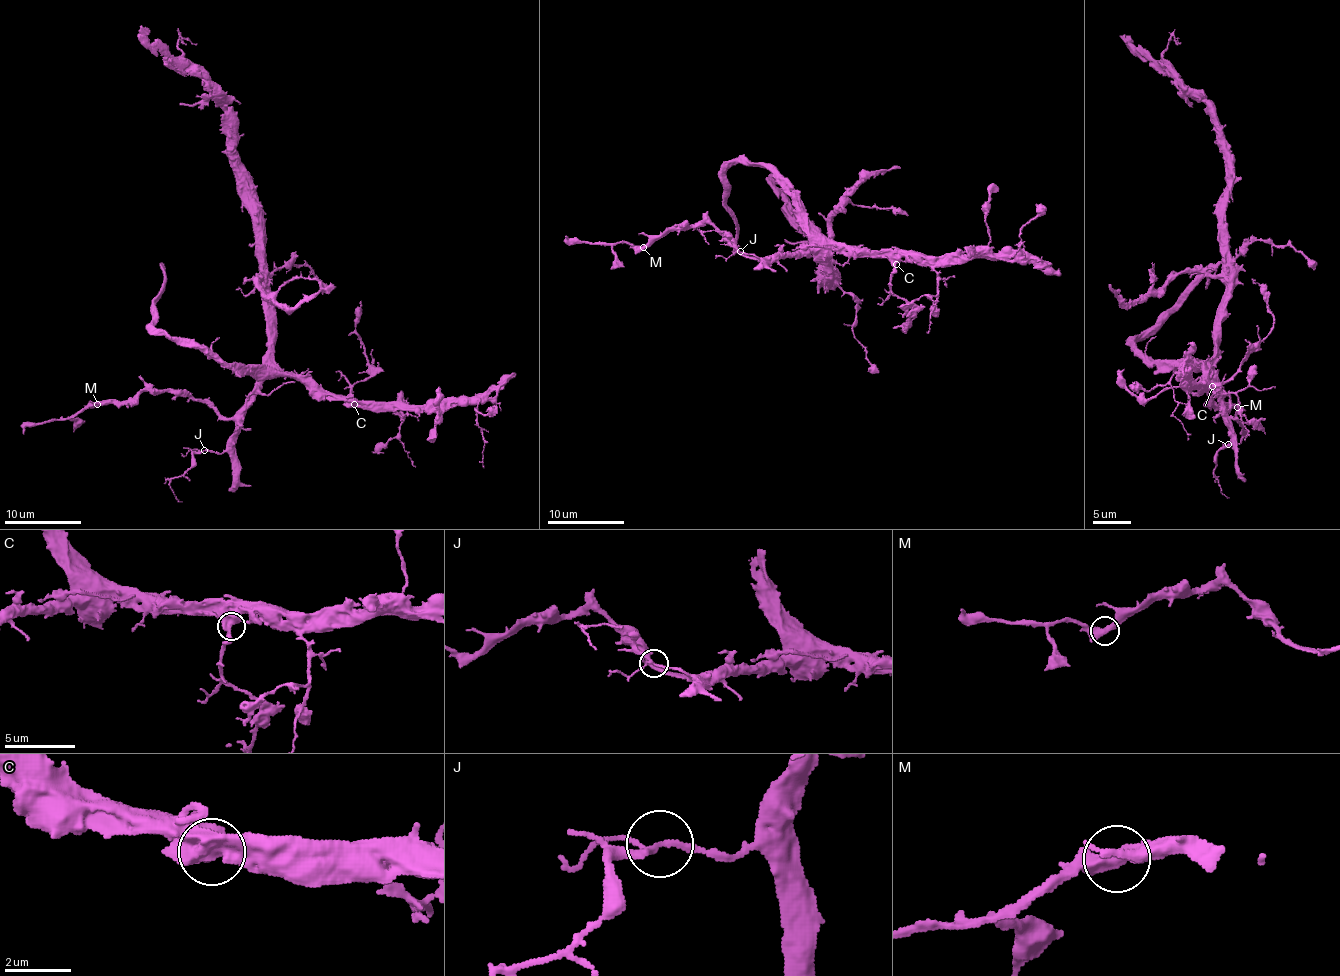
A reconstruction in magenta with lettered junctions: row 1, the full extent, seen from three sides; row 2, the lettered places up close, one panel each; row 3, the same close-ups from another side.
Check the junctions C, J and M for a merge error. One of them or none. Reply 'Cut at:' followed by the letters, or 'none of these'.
Cut at: none of these

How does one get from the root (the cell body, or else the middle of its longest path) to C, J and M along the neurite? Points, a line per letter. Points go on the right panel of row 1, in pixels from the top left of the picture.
C: (1219, 304), (1216, 355), (1207, 359), (1203, 369), (1205, 379), (1212, 386)
J: (1219, 304), (1213, 373), (1220, 411), (1231, 438), (1230, 445), (1227, 444)
M: (1219, 304), (1213, 372), (1215, 390), (1228, 410), (1228, 395), (1201, 391), (1215, 403), (1237, 407)

